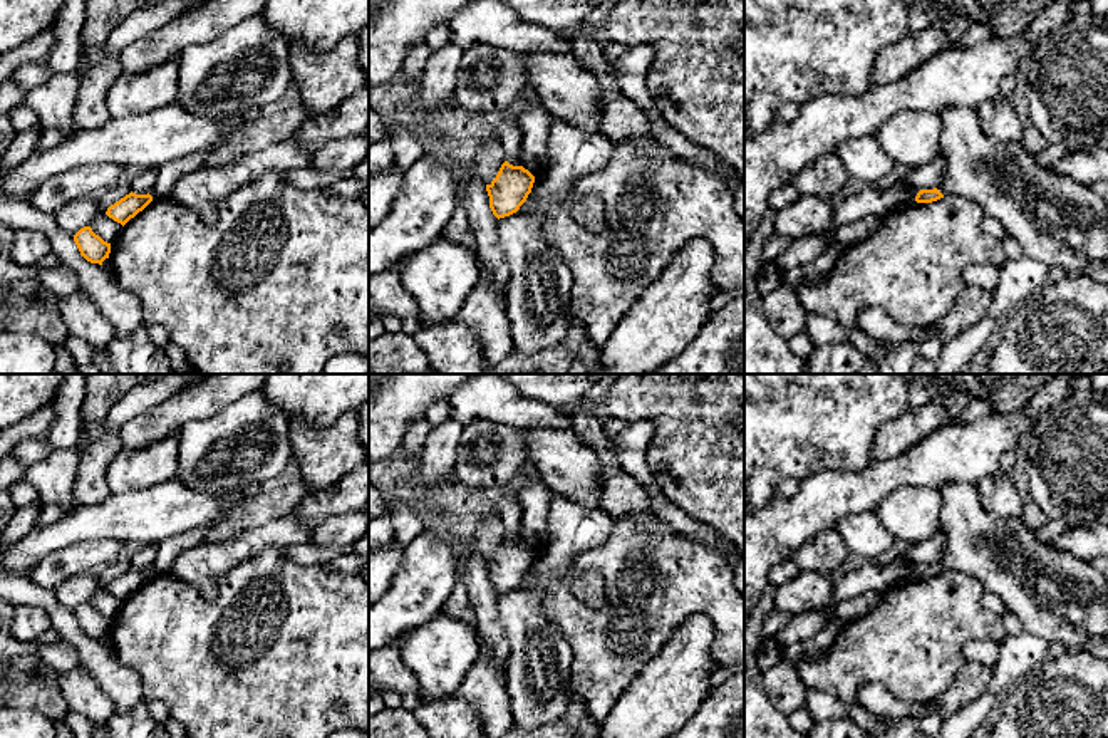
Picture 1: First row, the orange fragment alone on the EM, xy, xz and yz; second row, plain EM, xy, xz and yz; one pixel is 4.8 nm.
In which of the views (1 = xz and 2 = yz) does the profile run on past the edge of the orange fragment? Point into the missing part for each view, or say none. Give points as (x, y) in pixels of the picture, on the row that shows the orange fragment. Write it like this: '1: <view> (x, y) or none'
1: none
2: none

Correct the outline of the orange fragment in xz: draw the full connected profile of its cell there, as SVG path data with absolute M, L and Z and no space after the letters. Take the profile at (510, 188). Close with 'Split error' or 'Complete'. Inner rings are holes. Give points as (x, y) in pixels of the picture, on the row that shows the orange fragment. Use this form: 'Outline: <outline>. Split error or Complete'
Outline: M505 161L496 178L486 184L489 208L500 220L520 210L531 193L535 176L523 166L513 166Z. Complete

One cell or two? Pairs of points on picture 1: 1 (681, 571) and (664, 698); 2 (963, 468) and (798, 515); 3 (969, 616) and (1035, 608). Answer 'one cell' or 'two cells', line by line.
1: two cells
2: one cell
3: two cells

